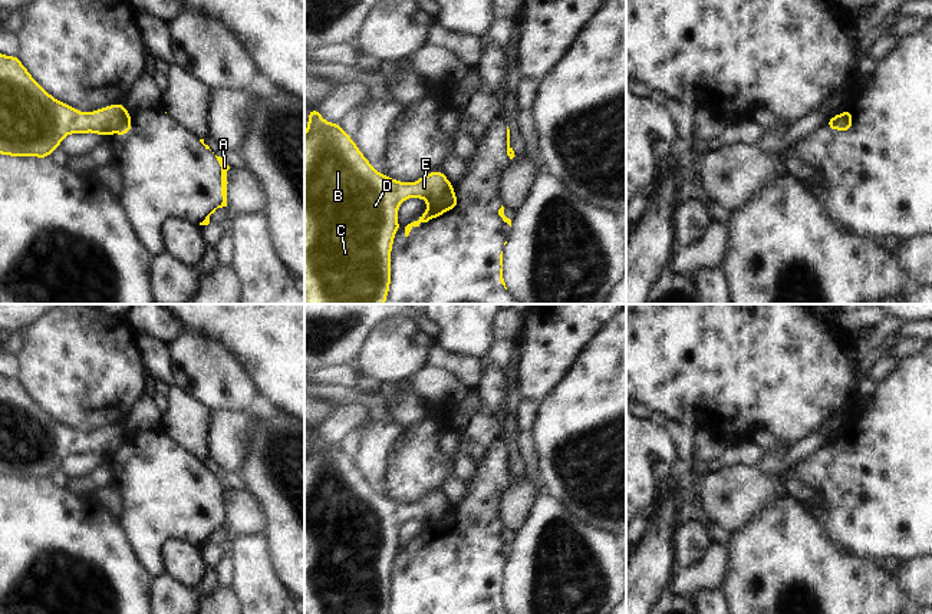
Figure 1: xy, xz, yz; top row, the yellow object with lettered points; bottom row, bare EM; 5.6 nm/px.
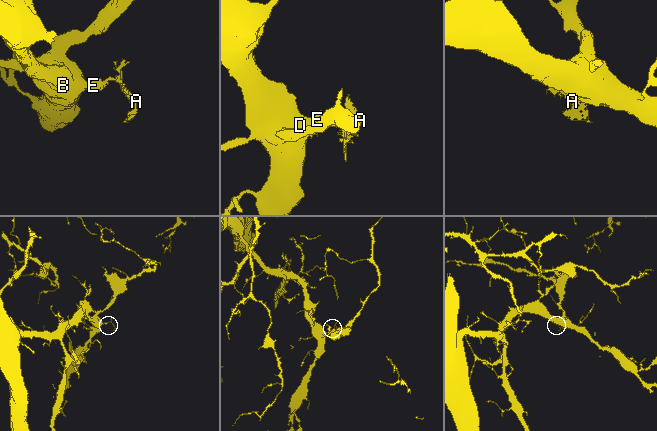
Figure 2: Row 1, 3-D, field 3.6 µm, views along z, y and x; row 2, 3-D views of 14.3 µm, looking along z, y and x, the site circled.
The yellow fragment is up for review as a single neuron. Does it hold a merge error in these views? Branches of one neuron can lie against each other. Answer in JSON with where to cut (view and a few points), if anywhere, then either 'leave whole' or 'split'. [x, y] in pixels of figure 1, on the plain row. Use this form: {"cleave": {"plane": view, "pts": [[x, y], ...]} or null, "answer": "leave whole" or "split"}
{"cleave": {"plane": "xz", "pts": [[451, 505], [447, 514], [428, 524]]}, "answer": "split"}

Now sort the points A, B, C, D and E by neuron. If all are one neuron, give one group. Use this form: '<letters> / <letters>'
A / B C D E

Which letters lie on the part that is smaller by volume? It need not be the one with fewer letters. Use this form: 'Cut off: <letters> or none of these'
Cut off: A

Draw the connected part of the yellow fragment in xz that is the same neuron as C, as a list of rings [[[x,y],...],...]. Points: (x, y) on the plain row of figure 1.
[[[317,430],[309,432],[304,453],[304,614],[388,614],[391,572],[399,549],[396,532],[406,519],[435,522],[449,514],[451,504],[434,492],[416,504],[404,505],[375,492],[340,445],[326,443]]]

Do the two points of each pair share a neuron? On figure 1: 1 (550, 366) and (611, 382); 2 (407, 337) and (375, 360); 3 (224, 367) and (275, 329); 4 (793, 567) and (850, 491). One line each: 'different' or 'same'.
1: different
2: same
3: different
4: different

